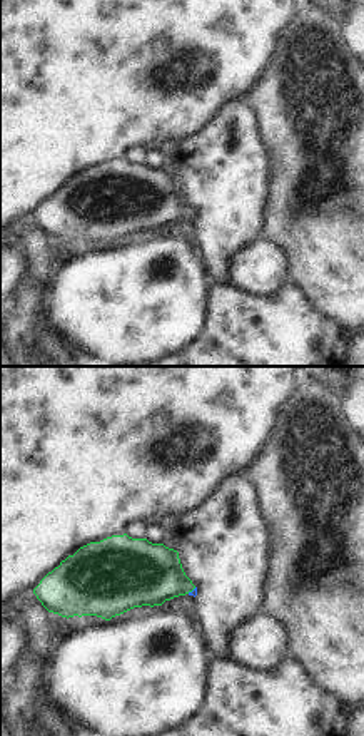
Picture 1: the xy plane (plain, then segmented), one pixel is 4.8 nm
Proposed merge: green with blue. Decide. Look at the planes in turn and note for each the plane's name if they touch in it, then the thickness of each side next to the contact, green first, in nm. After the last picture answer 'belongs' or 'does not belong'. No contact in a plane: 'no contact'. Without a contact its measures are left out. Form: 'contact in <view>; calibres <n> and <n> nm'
contact in xy; calibres 300 and 30 nm

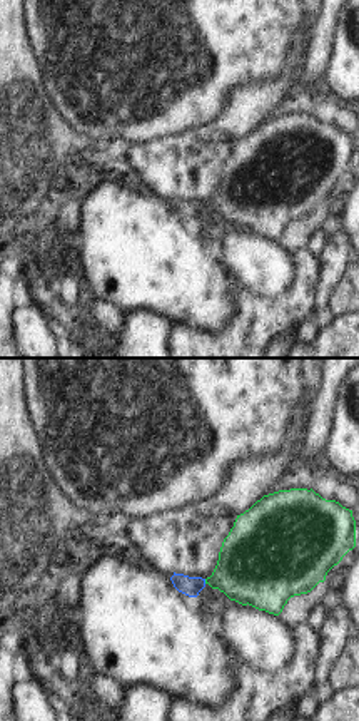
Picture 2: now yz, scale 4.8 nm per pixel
contact in yz; calibres 360 and 100 nm

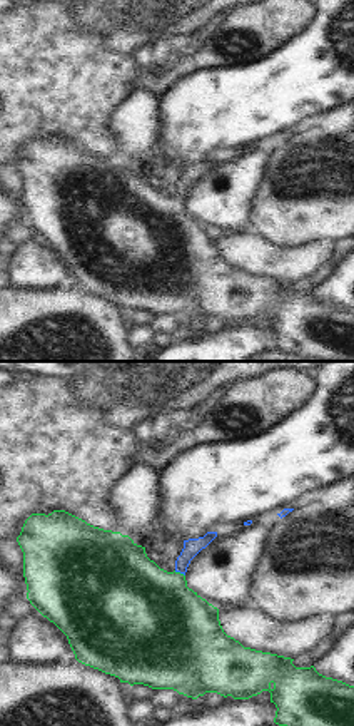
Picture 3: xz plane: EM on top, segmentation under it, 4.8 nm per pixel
contact in xz; calibres 460 and 80 nm

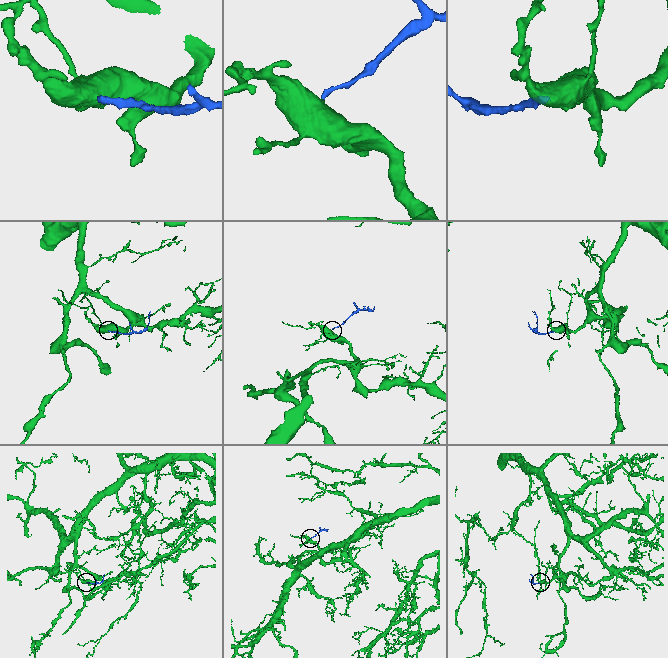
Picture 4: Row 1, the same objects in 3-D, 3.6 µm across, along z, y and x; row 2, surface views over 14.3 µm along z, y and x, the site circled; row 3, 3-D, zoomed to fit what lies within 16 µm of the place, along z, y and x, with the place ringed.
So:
belongs

